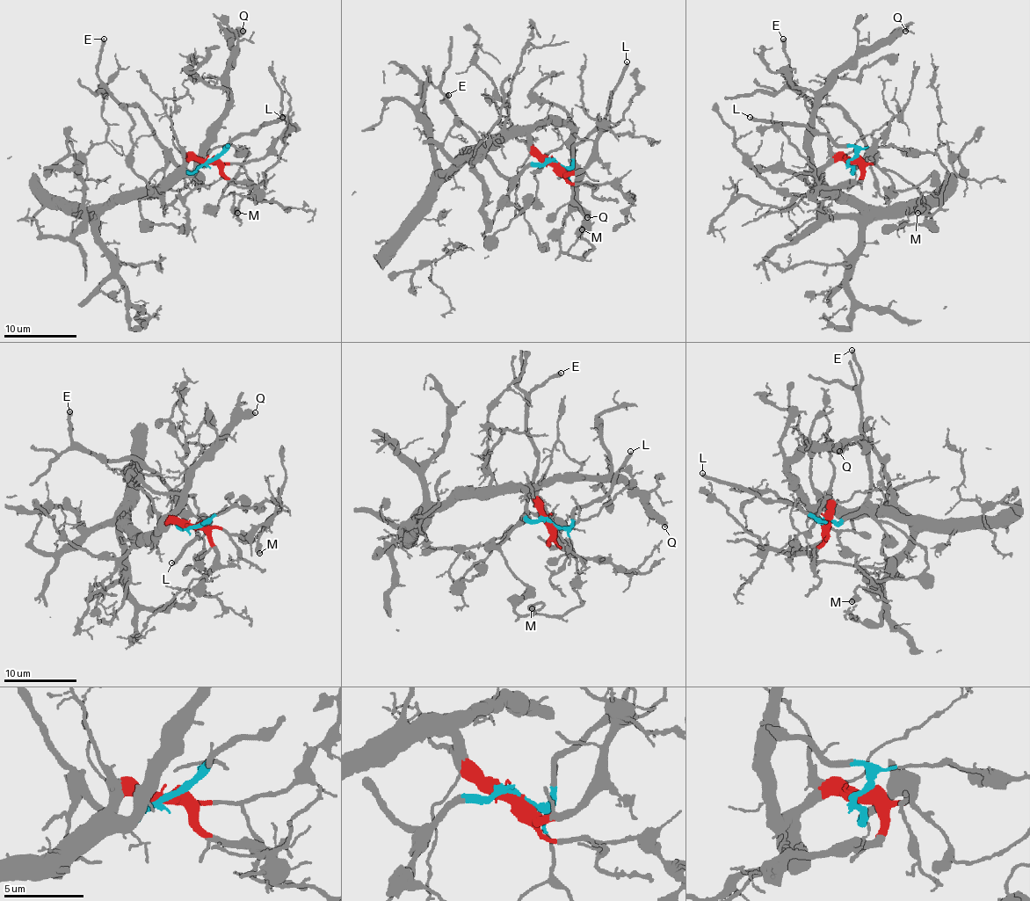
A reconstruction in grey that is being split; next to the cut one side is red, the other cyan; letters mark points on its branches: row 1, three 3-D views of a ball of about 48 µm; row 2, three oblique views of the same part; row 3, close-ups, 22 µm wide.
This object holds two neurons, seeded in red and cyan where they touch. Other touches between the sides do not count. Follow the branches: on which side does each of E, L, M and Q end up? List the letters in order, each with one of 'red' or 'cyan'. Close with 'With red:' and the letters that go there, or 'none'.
E: cyan
L: cyan
M: cyan
Q: red
With red: Q

